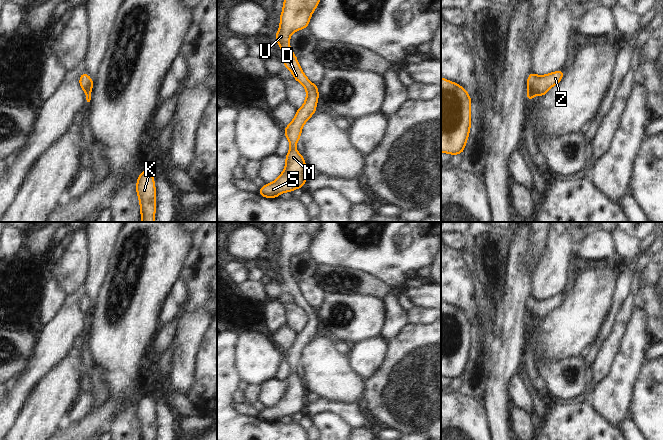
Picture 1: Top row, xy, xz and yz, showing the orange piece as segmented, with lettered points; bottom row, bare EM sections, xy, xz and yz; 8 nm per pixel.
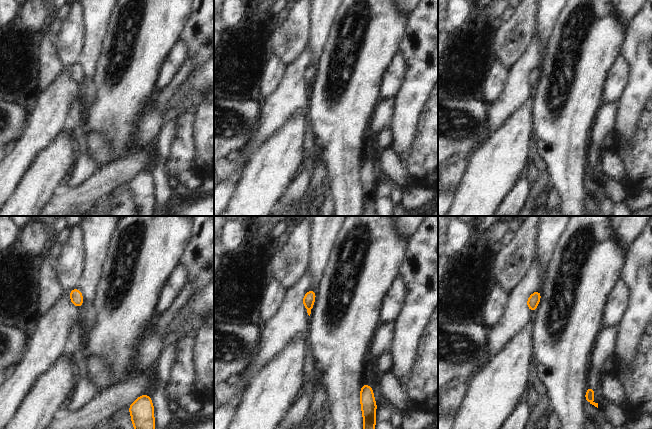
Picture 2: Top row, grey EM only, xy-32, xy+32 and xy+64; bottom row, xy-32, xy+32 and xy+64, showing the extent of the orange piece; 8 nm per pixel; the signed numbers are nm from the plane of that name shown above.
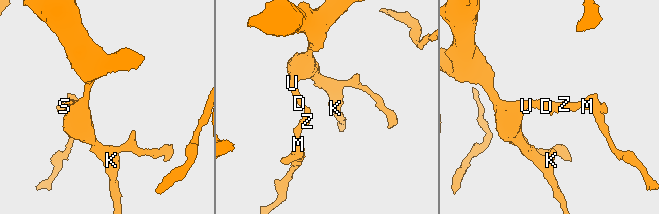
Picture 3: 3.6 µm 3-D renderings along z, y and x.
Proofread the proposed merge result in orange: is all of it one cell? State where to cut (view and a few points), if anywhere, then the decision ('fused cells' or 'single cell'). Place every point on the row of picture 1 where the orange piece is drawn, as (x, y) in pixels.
no cut; single cell

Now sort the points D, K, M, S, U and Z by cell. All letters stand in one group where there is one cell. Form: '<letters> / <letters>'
D K M S U Z

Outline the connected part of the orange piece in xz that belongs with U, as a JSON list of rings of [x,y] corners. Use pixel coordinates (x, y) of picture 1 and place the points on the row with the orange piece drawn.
[[[284,0],[280,16],[279,31],[275,34],[277,44],[284,55],[284,66],[289,69],[293,78],[306,88],[306,100],[296,112],[293,121],[284,128],[284,134],[290,143],[285,156],[286,165],[281,175],[272,183],[265,184],[258,193],[265,198],[276,198],[281,193],[302,188],[306,182],[308,167],[304,157],[296,150],[303,125],[316,112],[319,99],[318,85],[312,84],[299,66],[296,55],[292,52],[289,41],[293,32],[308,28],[309,20],[320,0]]]

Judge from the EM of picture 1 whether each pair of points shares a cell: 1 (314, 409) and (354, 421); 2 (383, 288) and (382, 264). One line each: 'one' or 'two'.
1: one
2: two

